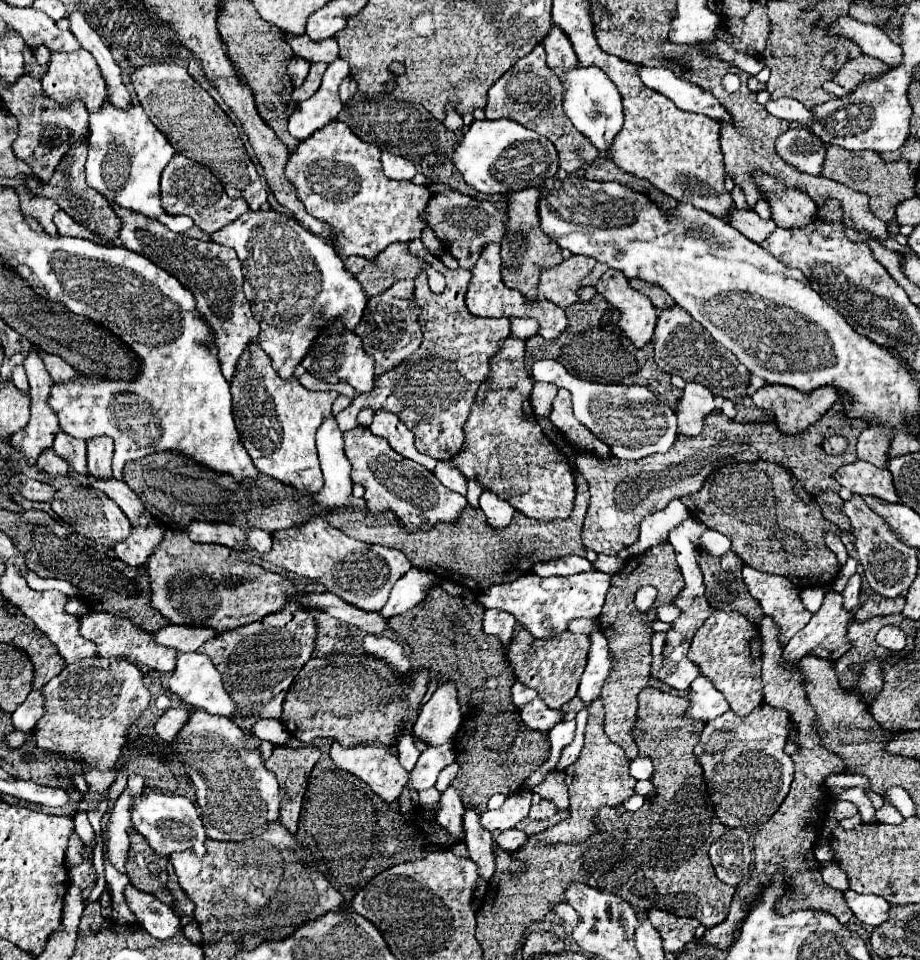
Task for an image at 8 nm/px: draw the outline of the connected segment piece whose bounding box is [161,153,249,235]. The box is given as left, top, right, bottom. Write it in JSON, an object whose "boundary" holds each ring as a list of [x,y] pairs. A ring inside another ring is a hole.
{"boundary":[[[179,153],[167,163],[167,167],[161,173],[161,207],[169,215],[191,217],[193,223],[209,235],[213,235],[215,231],[223,229],[225,225],[233,223],[249,211],[249,205],[243,199],[231,199],[225,193],[221,181],[217,181],[217,177],[207,167]]]}

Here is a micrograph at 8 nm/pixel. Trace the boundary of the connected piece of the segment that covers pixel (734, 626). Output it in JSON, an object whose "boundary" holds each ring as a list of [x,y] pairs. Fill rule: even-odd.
{"boundary":[[[715,611],[695,633],[691,649],[687,653],[717,691],[721,691],[733,713],[739,717],[749,715],[757,705],[763,703],[761,637],[759,629],[751,625],[737,611]]]}

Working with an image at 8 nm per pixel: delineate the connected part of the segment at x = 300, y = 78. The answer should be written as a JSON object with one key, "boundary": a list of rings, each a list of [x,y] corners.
{"boundary":[[[293,57],[287,69],[289,69],[289,75],[291,75],[293,85],[299,87],[299,85],[303,85],[303,81],[305,81],[305,77],[309,73],[309,61],[305,61],[301,57]]]}

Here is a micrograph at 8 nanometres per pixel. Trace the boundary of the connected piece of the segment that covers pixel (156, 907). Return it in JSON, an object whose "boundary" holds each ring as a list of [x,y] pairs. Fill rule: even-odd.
{"boundary":[[[127,885],[125,891],[125,901],[135,915],[135,921],[155,939],[167,939],[173,937],[179,931],[179,917],[171,913],[169,905],[161,903],[155,895],[143,893],[135,889],[133,885]]]}

